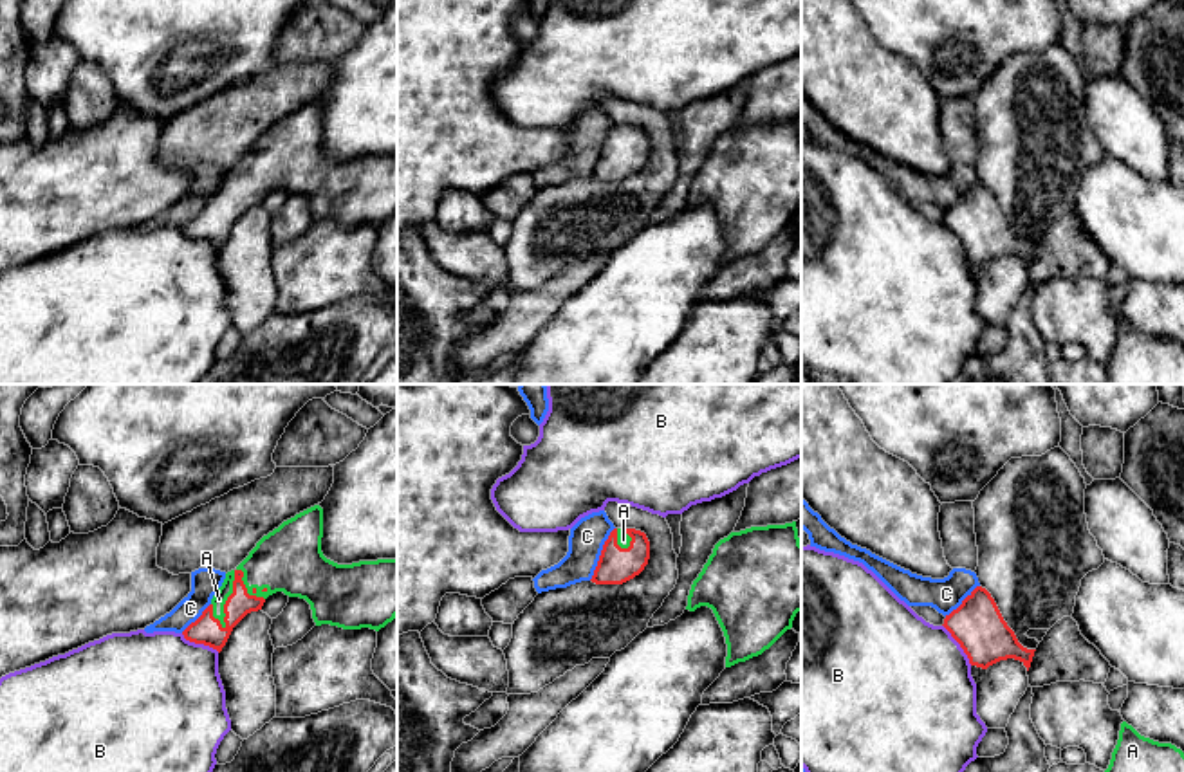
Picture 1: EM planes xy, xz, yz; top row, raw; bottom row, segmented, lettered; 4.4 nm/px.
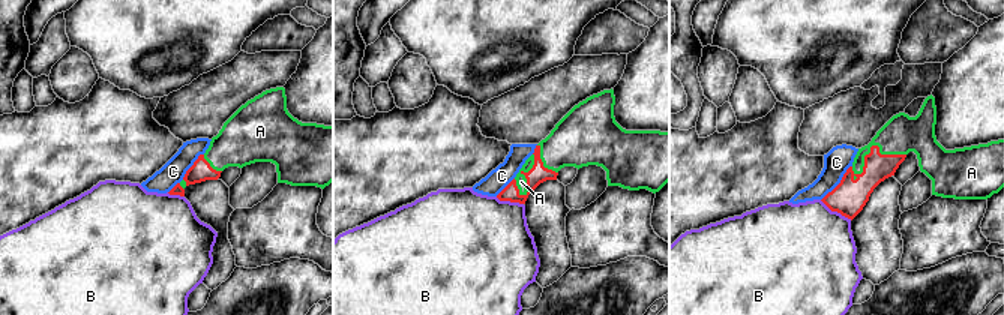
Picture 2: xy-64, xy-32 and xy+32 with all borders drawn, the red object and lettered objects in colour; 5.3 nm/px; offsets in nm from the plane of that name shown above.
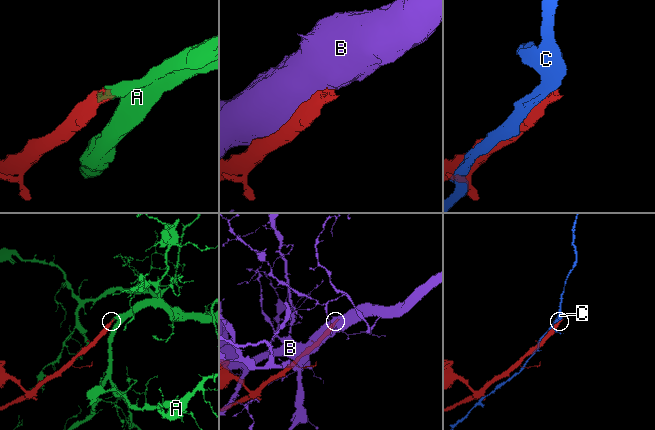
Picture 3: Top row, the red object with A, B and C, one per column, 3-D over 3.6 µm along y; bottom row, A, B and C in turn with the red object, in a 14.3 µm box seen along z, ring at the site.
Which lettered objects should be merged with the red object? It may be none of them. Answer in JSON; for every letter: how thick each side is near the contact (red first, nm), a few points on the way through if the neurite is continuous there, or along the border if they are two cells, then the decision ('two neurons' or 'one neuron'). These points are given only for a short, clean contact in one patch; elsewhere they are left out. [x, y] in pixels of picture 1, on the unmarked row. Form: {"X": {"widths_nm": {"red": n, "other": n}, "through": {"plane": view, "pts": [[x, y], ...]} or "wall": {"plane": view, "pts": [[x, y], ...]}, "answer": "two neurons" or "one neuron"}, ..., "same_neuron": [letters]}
{"A": {"widths_nm": {"red": 130, "other": 70}, "through": {"plane": "xy", "pts": [[206, 226], [222, 215], [228, 193], [219, 195]]}, "answer": "one neuron"}, "B": {"widths_nm": {"red": 240, "other": 500}, "answer": "two neurons"}, "C": {"widths_nm": {"red": 170, "other": 160}, "answer": "two neurons"}, "same_neuron": ["A"]}

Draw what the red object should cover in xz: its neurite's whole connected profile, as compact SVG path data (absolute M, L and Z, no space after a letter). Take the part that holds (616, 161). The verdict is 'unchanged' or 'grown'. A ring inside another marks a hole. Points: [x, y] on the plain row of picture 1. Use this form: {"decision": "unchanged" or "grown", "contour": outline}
{"decision": "grown", "contour": "M614 124L592 171L596 180L623 180L639 171L650 155L650 137L635 124Z"}

